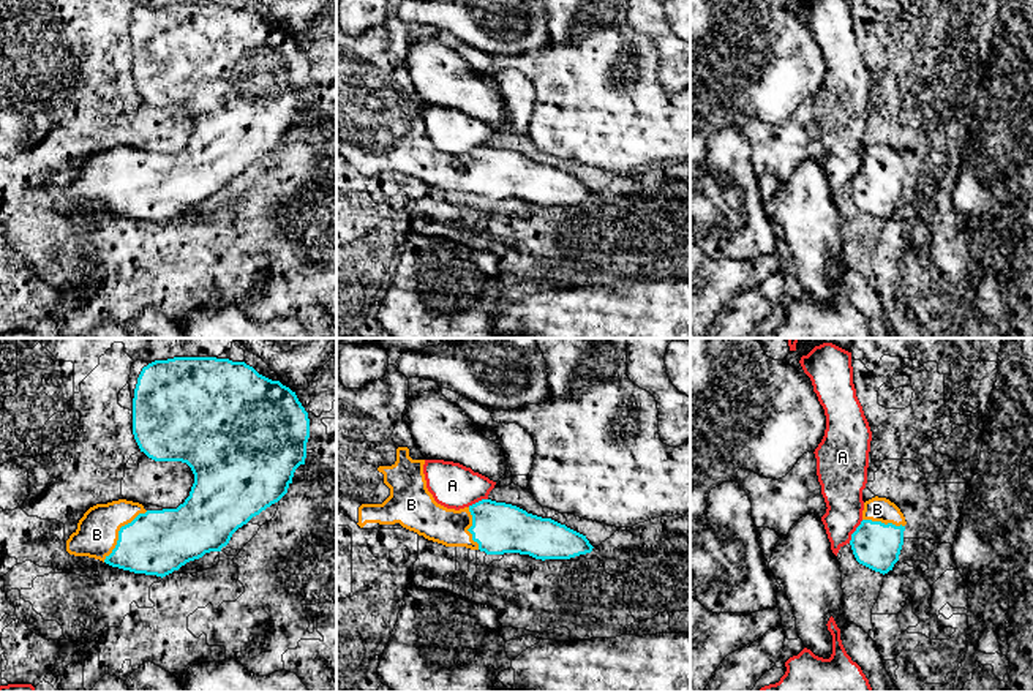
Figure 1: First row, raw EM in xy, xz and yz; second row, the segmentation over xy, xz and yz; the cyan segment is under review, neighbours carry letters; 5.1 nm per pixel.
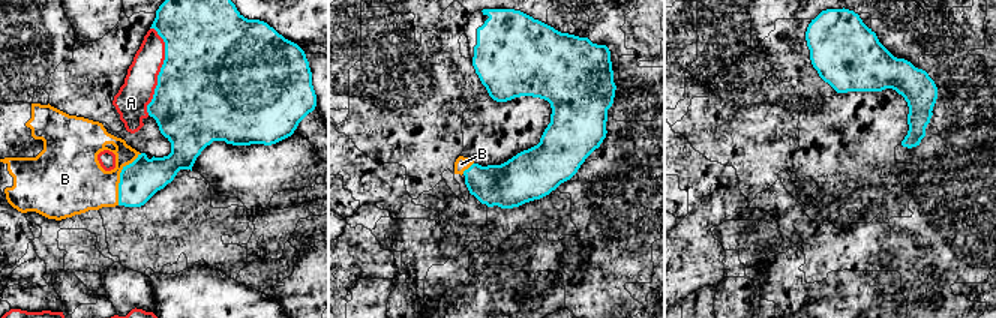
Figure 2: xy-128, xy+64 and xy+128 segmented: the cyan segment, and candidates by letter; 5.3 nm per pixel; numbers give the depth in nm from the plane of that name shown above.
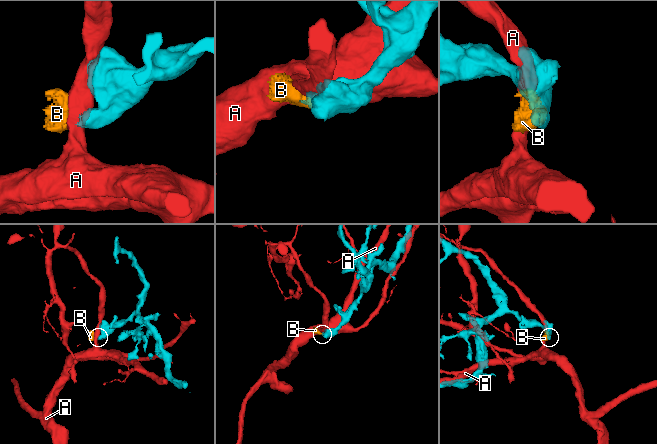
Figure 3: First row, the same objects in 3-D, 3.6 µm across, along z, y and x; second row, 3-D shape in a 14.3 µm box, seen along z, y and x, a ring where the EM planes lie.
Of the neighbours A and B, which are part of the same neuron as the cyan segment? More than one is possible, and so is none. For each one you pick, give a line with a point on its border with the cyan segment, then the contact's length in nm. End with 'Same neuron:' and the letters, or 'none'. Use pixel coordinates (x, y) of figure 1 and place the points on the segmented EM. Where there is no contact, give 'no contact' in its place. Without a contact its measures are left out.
B: contact xy (119, 531); length 340 nm
Same neuron: B

